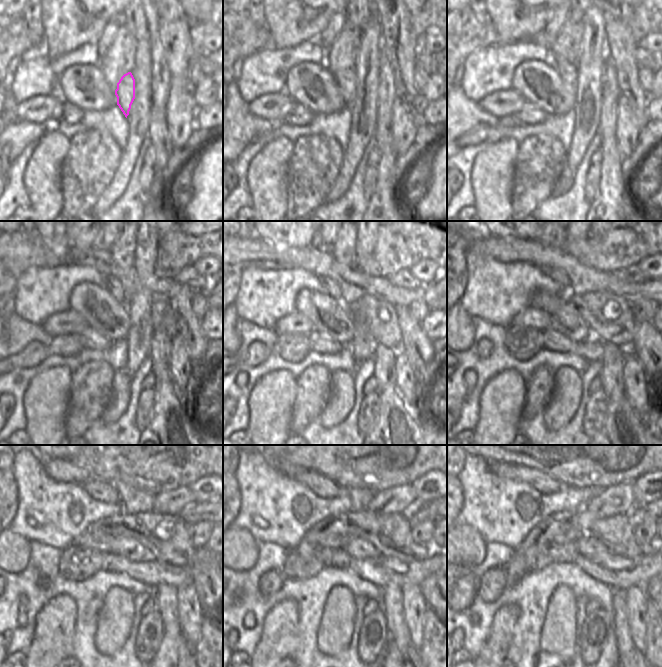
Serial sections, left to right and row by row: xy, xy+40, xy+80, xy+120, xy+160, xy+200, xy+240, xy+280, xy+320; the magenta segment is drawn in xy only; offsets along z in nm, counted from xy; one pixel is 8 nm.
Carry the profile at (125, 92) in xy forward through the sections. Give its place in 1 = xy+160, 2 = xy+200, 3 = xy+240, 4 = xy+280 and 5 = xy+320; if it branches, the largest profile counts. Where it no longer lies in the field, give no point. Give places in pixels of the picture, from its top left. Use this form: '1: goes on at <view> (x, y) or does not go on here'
1: goes on at xy+160 (333, 288)
2: goes on at xy+200 (558, 275)
3: goes on at xy+240 (98, 488)
4: goes on at xy+280 (324, 487)
5: goes on at xy+320 (542, 482)

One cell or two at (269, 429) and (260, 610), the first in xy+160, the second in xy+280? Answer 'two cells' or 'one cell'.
two cells

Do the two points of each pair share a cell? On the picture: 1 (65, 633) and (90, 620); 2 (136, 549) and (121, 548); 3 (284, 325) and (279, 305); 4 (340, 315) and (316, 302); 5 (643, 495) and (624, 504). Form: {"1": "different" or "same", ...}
{"1": "different", "2": "same", "3": "different", "4": "same", "5": "different"}

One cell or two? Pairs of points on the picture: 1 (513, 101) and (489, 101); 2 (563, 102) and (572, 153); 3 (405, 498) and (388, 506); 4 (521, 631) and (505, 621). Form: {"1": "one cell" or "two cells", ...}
{"1": "one cell", "2": "two cells", "3": "one cell", "4": "two cells"}

